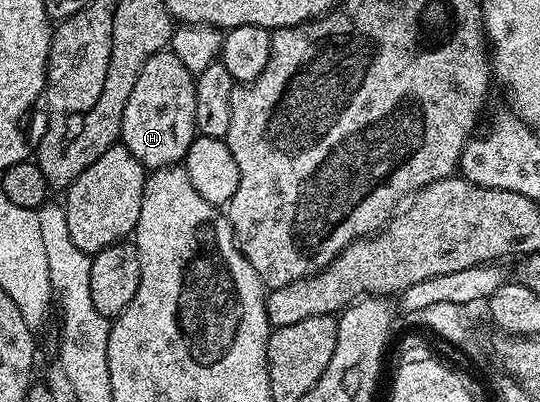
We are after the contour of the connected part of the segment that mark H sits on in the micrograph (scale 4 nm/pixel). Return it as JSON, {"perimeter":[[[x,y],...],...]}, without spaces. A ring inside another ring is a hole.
{"perimeter":[[[171,50],[154,53],[142,66],[138,82],[134,82],[130,98],[126,98],[126,110],[122,110],[120,140],[145,169],[171,168],[183,161],[190,142],[198,135],[194,122],[195,93],[196,76],[182,66]]]}

